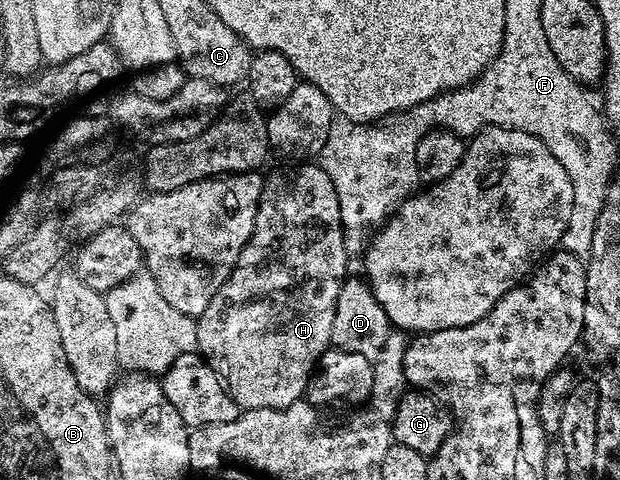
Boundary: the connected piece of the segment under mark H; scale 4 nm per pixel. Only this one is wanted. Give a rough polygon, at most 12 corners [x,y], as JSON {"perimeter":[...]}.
{"perimeter":[[318,163],[265,174],[196,318],[243,411],[303,400],[348,276]]}

